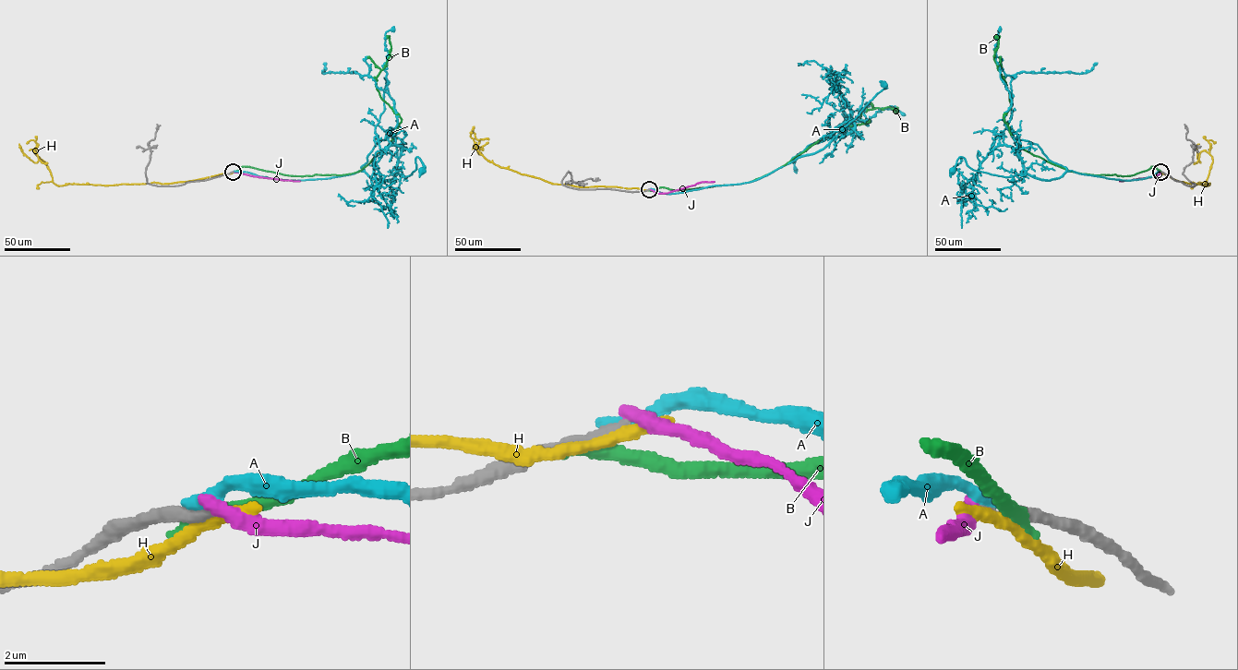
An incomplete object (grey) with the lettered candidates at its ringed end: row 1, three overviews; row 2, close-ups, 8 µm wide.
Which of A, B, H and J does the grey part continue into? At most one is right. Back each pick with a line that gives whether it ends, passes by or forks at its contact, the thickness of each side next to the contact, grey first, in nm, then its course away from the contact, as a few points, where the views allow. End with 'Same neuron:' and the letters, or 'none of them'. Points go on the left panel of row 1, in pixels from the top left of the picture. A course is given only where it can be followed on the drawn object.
Same neuron: none of them

